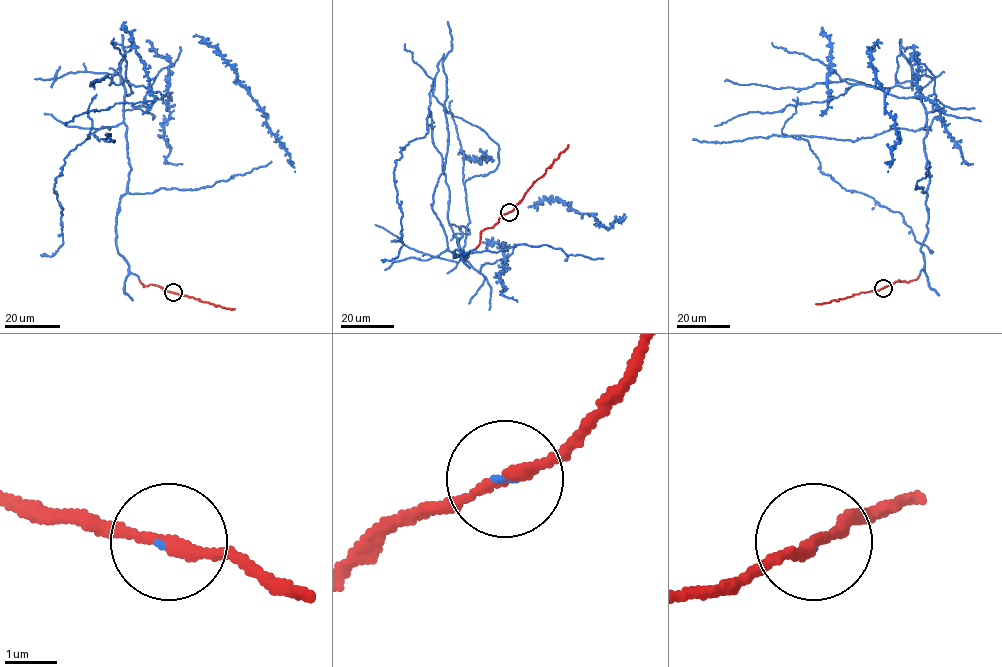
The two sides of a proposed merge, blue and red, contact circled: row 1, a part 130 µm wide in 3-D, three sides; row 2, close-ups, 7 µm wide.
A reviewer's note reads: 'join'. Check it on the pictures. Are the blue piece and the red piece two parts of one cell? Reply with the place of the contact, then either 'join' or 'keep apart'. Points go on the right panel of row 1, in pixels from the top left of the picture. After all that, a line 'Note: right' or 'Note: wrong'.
(883, 288) | join
Note: right

